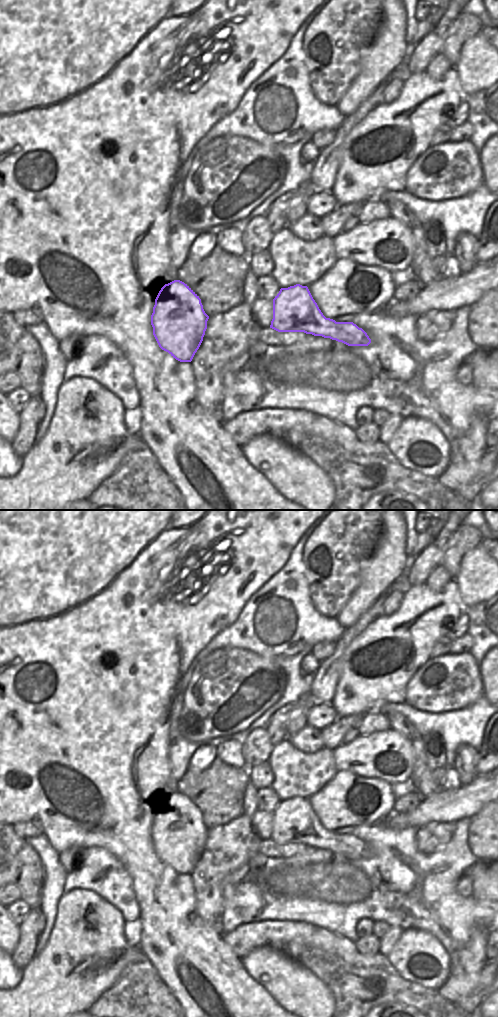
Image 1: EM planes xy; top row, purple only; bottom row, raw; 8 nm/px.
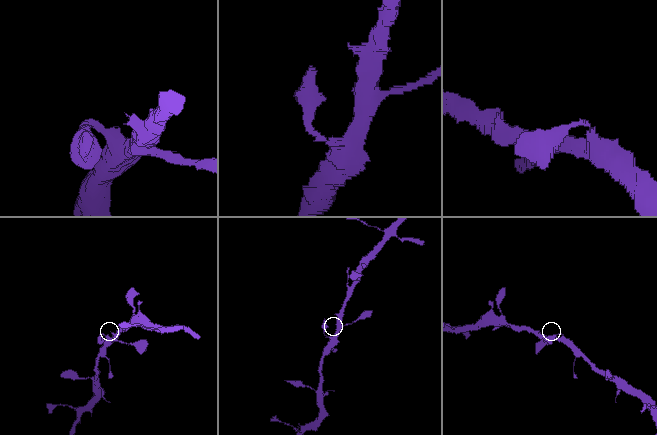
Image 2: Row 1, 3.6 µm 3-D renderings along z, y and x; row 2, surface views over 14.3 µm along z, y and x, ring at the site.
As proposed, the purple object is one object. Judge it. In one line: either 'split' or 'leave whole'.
leave whole

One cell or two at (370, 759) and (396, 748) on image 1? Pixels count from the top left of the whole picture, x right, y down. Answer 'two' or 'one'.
one

